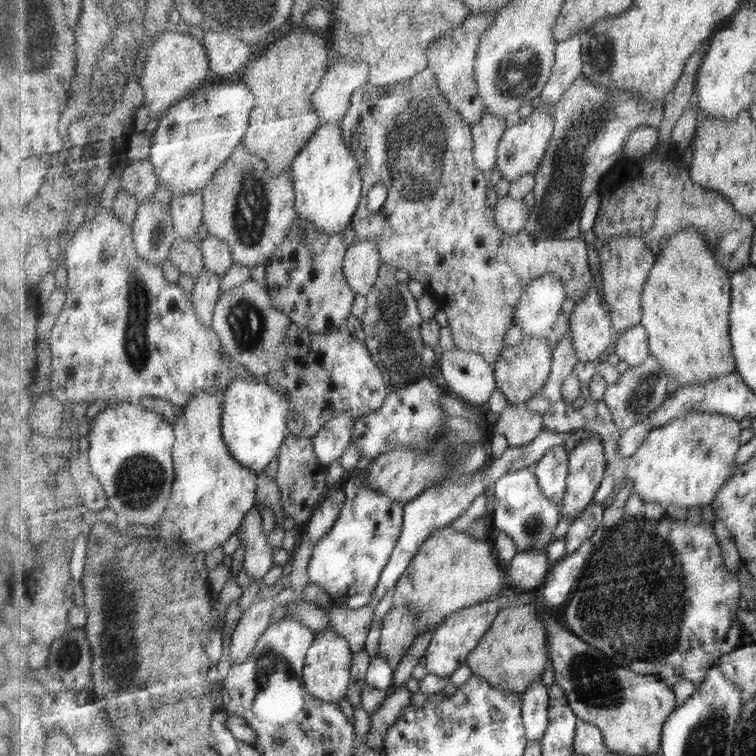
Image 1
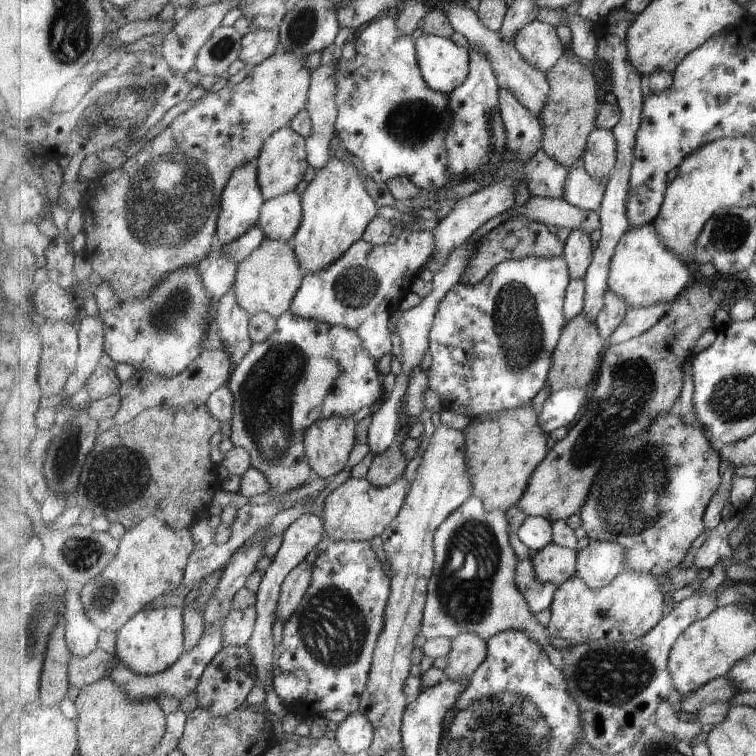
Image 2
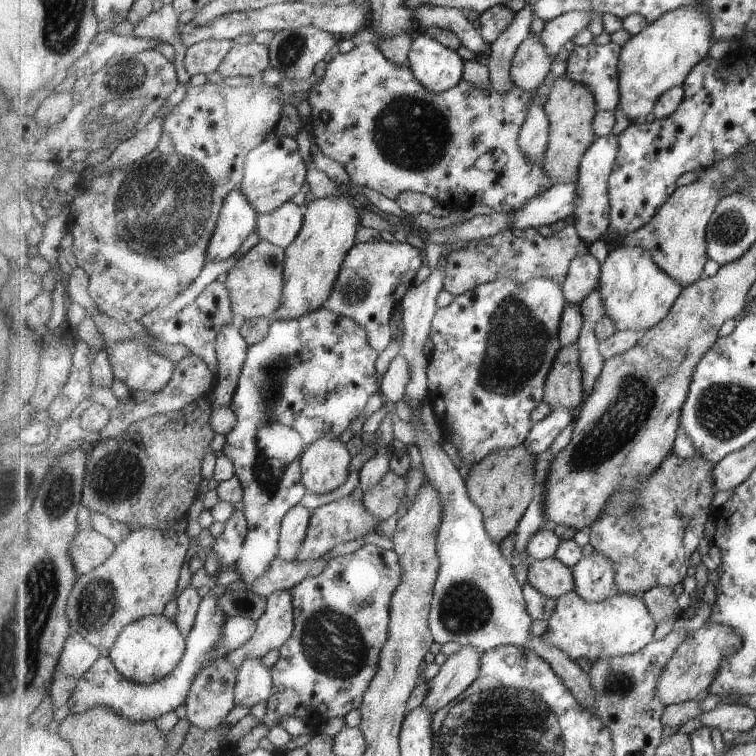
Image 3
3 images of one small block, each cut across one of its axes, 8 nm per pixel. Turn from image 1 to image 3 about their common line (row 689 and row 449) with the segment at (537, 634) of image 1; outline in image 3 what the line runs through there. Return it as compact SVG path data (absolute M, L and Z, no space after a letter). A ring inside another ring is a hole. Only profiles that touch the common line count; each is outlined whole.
M523 444L497 450L469 468L466 478L469 497L484 511L486 530L497 543L501 543L511 532L515 533L533 498L536 498L534 459L535 455Z

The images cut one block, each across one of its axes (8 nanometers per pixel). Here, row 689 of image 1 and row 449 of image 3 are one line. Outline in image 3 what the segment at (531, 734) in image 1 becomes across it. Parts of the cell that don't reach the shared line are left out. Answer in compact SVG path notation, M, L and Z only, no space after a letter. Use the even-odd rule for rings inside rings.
M558 408L551 410L542 421L533 426L532 432L529 434L528 440L524 443L531 454L543 454L545 450L549 450L555 439L575 420L573 418L573 410L567 408Z

